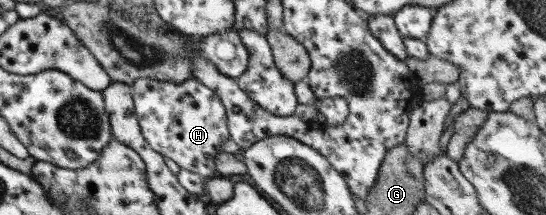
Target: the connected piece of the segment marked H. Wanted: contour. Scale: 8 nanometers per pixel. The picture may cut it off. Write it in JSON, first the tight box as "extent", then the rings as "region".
{"extent":[130,78,231,179],"region":[[[141,78],[130,87],[142,135],[153,151],[174,160],[180,169],[200,174],[205,179],[222,177],[216,170],[216,155],[231,135],[225,106],[211,88],[195,78],[183,83]]]}

